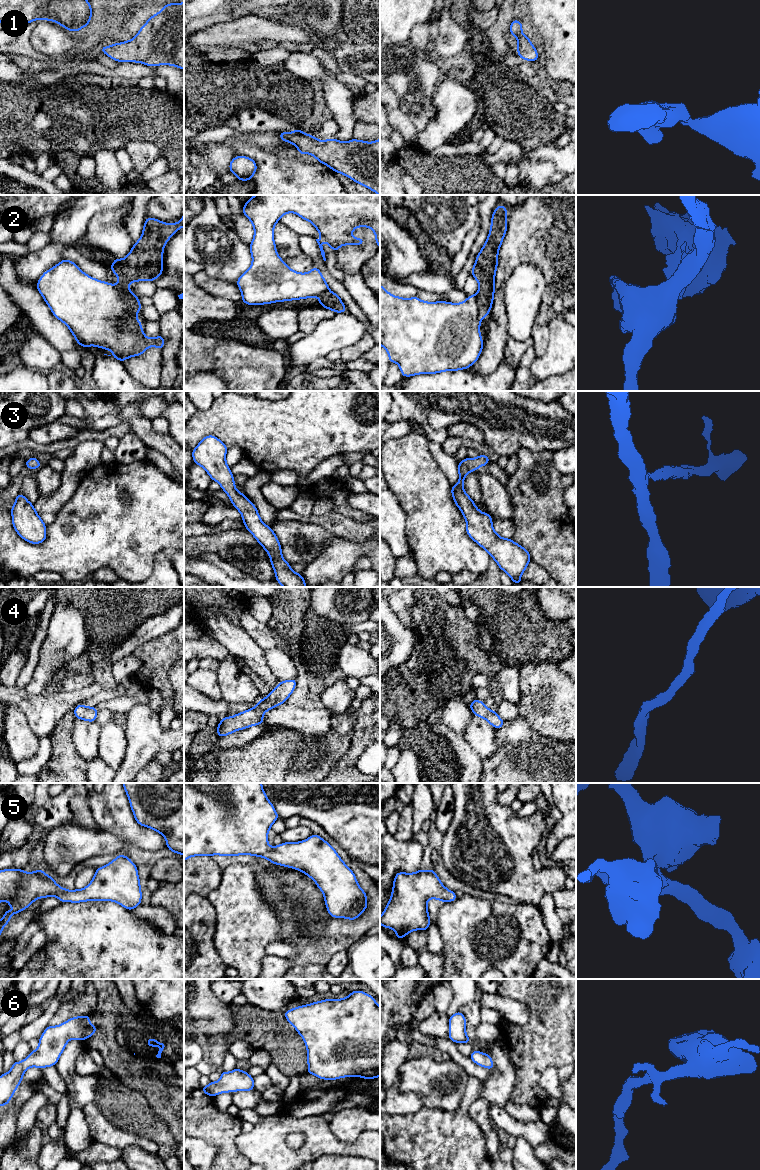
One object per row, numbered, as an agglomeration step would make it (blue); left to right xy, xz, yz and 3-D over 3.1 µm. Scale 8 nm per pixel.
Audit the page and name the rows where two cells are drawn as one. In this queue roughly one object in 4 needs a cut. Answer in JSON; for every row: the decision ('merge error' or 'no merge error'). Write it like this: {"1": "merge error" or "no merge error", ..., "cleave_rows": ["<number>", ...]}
{"1": "no merge error", "2": "merge error", "3": "no merge error", "4": "no merge error", "5": "no merge error", "6": "no merge error", "cleave_rows": ["2"]}

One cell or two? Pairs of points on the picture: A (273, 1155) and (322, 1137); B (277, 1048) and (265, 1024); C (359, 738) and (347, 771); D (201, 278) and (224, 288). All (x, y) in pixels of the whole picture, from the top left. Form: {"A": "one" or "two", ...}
{"A": "one", "B": "one", "C": "one", "D": "one"}

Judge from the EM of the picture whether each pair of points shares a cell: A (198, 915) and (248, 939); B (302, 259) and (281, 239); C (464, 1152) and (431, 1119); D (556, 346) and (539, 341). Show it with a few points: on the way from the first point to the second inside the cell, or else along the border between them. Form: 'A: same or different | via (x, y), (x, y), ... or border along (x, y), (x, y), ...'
A: different | border along (209, 901), (215, 910), (215, 946)
B: same | via (297, 254), (286, 242)
C: same | via (455, 1143), (440, 1126)
D: different | border along (548, 320), (548, 345), (546, 351), (536, 357)

